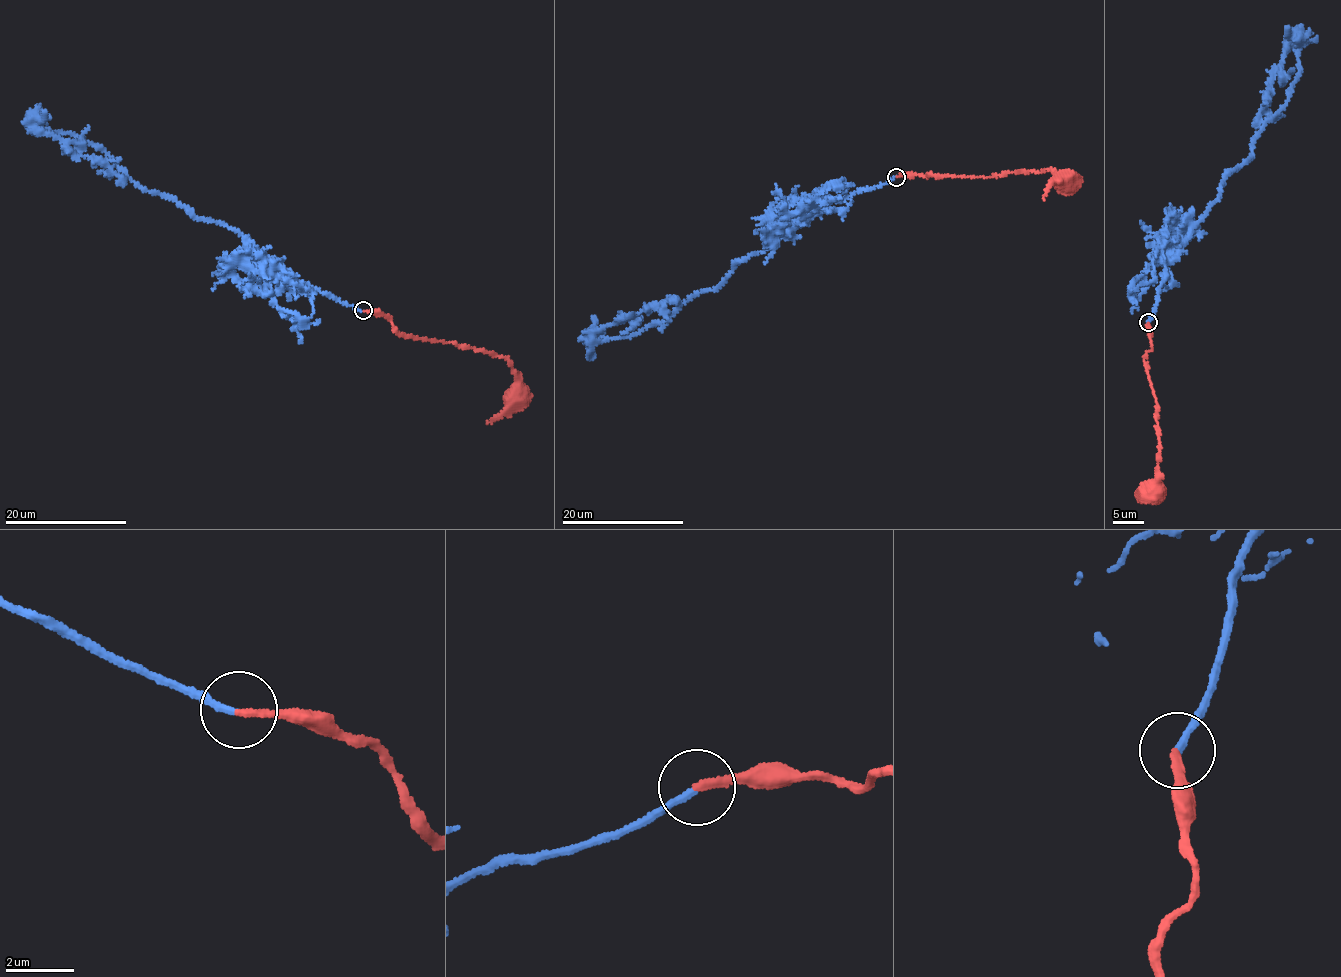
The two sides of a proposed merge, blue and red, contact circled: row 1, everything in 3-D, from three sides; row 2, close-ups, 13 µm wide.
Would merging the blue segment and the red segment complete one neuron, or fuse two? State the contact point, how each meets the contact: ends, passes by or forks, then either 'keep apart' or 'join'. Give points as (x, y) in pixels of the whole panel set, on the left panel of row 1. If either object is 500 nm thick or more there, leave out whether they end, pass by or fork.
place (363, 310); blue ends; red ends; join

